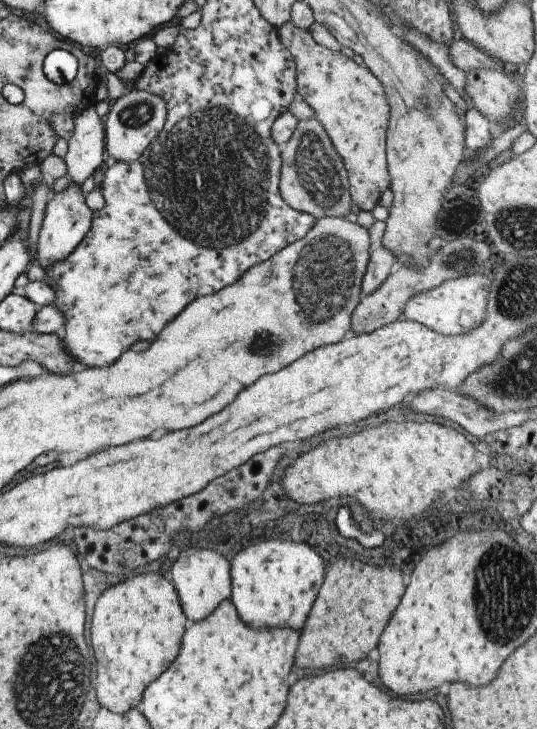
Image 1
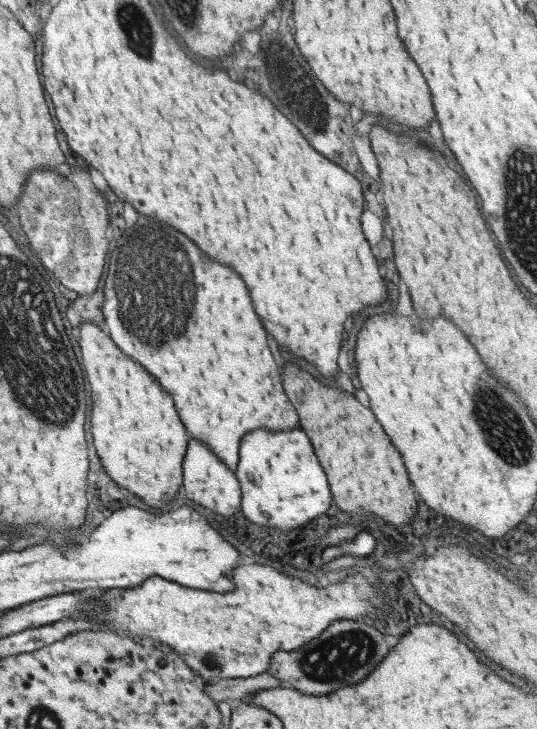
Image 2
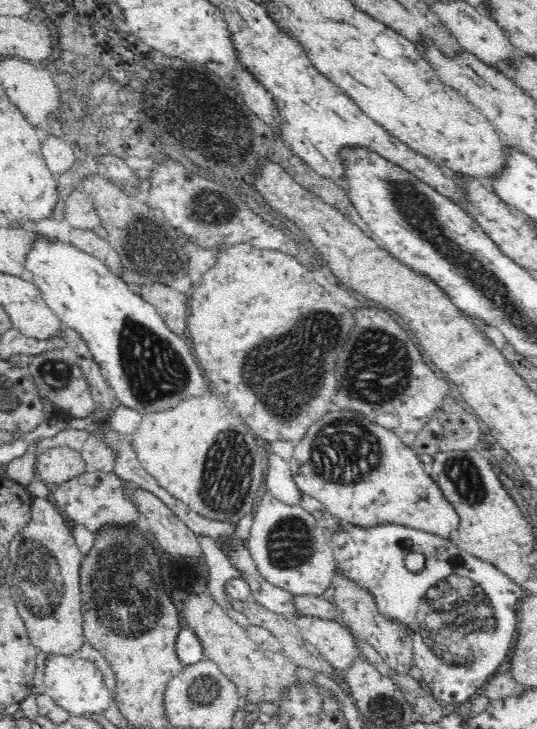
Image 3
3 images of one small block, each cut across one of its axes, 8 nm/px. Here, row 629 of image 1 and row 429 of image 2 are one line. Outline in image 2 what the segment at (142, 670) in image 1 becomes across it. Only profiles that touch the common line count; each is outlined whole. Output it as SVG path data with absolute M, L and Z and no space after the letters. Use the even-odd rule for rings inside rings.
M92 321L82 322L80 326L80 356L82 356L86 378L90 382L90 390L92 390L94 406L92 406L90 432L94 438L94 448L102 460L100 463L106 468L110 478L118 482L118 485L138 494L146 504L164 508L183 488L182 463L190 440L190 434L186 432L186 427L174 408L172 396L164 392L164 388L156 382L156 378L152 378L146 372L144 366L128 358L110 340L110 336Z

